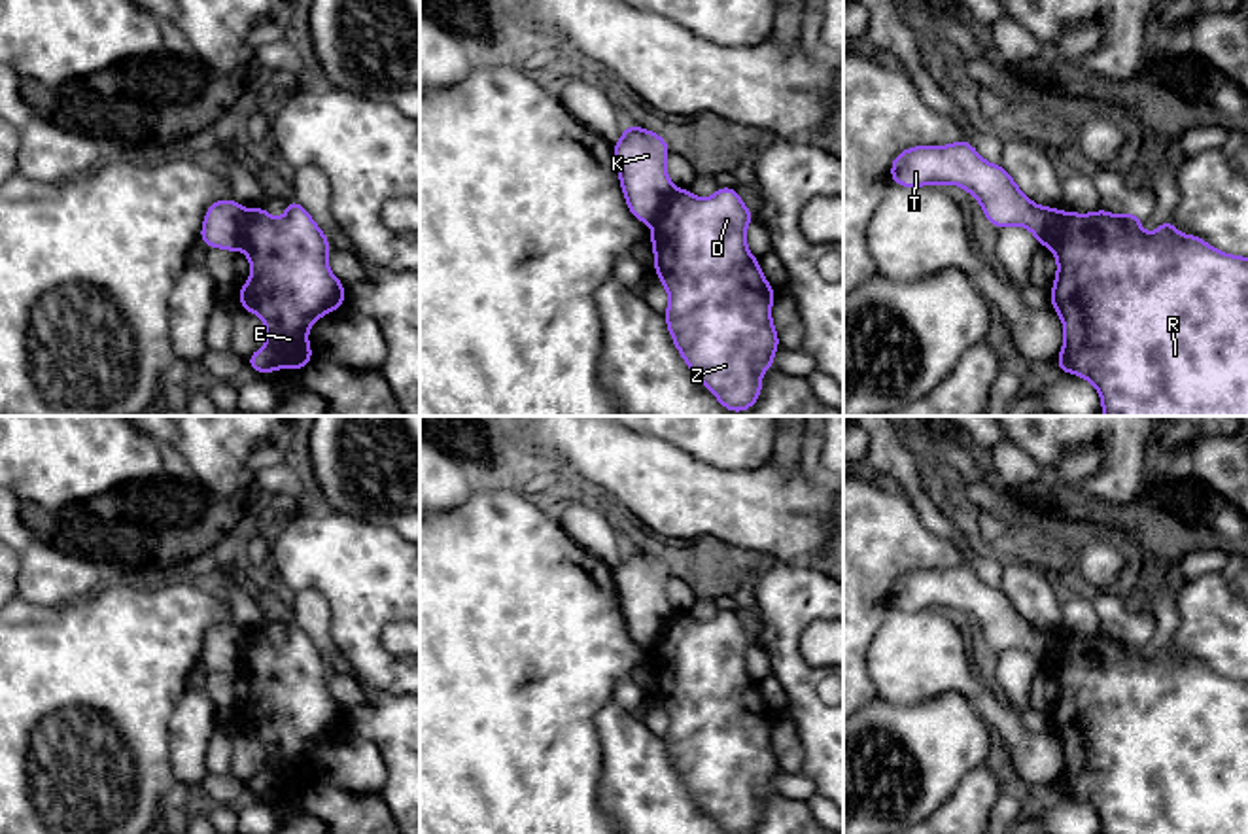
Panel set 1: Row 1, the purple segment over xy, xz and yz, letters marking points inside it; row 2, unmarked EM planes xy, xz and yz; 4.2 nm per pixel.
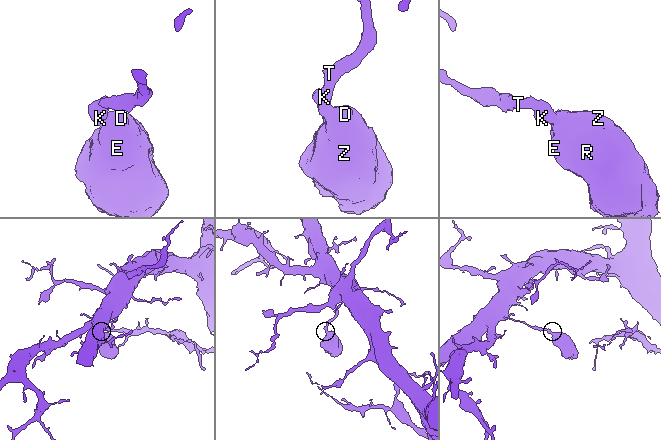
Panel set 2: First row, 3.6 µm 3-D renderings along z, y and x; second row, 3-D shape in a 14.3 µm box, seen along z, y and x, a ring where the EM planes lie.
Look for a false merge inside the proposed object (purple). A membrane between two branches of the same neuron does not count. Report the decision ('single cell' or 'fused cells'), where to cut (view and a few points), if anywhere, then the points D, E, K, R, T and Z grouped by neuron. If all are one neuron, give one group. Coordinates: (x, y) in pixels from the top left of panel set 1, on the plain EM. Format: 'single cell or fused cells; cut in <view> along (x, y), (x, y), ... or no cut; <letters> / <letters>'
fused cells; cut in xy along (248, 636), (241, 672); D E R Z / K T

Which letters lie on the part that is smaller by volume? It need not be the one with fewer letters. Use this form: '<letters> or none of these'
D, E, R, Z

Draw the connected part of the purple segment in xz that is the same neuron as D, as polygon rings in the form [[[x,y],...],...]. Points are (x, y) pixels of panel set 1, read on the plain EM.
[[[719,611],[709,622],[688,613],[677,613],[652,647],[650,666],[654,696],[669,719],[664,736],[675,772],[694,800],[719,823],[726,834],[749,834],[760,821],[762,796],[775,792],[773,777],[781,770],[771,745],[775,713],[764,702],[758,683],[747,673],[747,649],[754,643],[739,622],[737,611]]]

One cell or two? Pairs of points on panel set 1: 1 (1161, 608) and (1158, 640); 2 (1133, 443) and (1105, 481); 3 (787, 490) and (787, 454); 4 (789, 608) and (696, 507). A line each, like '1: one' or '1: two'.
1: one
2: one
3: two
4: two

